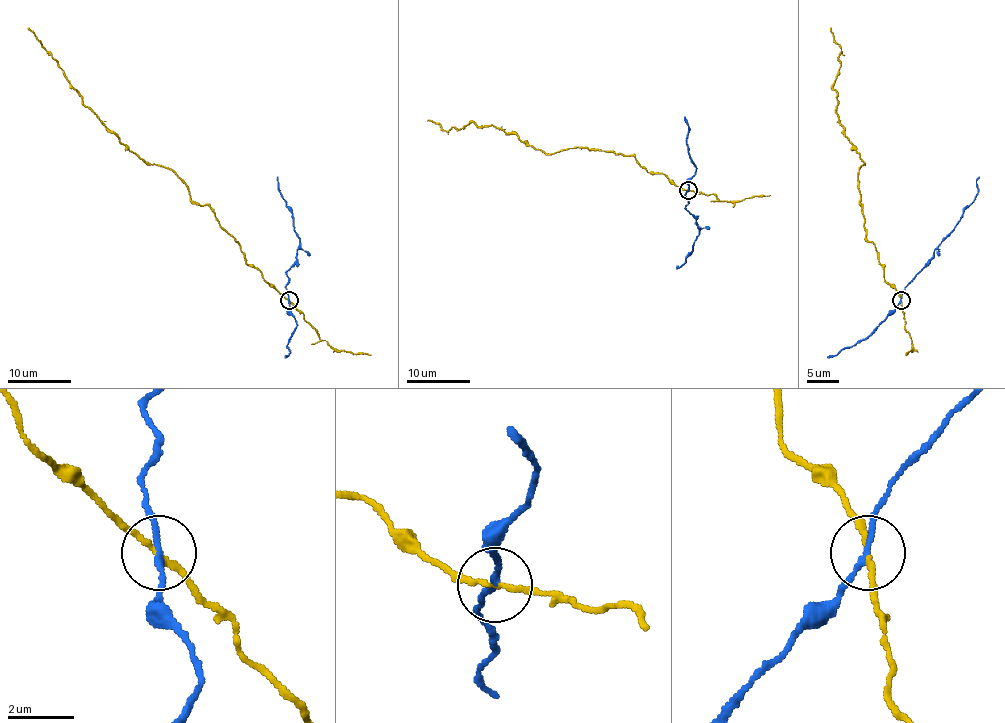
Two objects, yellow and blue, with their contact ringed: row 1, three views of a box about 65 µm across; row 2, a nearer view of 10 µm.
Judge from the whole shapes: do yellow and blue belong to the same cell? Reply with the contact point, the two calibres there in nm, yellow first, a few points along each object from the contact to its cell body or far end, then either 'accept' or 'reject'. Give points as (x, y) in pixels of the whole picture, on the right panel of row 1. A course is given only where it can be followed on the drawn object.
place (901, 300); calibres 140 and 160 nm; course yellow (900, 301), (865, 237), (857, 172), (864, 163), (837, 114), (832, 85), (841, 48), (830, 28); course blue (900, 301), (905, 287), (976, 196), (976, 180), (980, 177); reject

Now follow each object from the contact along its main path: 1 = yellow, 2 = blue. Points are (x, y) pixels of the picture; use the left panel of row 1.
1: (288, 301), (249, 266), (241, 245), (174, 172), (144, 163), (84, 104), (28, 28)
2: (288, 301), (287, 271), (296, 260), (299, 237), (277, 177)

